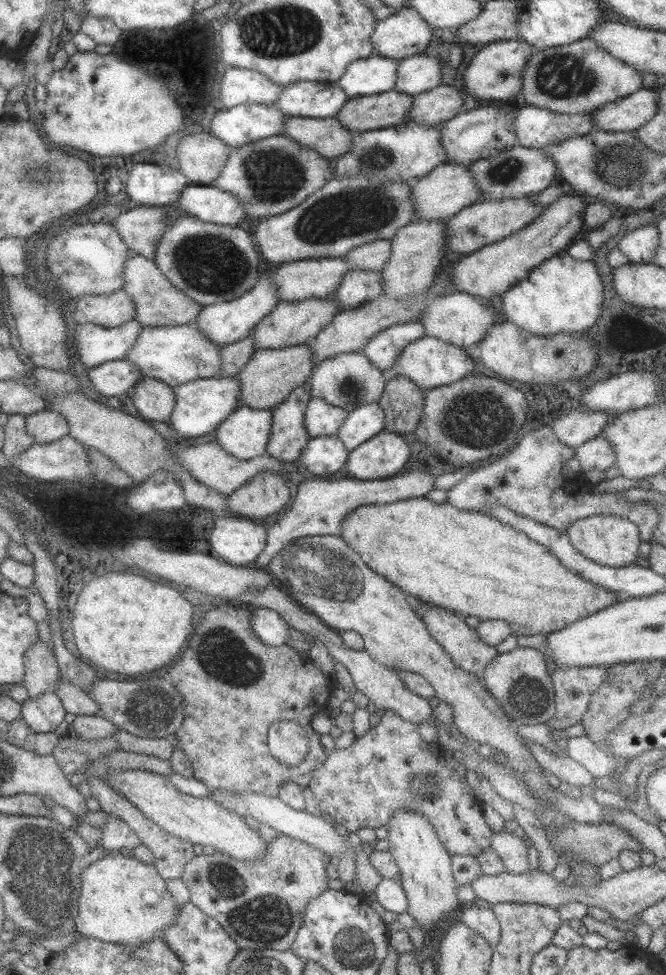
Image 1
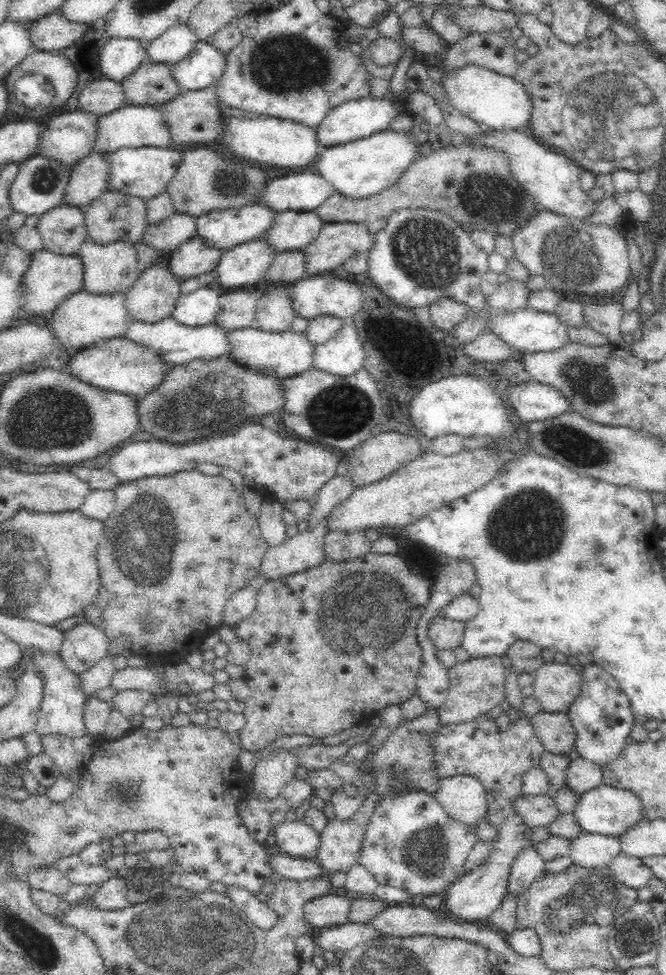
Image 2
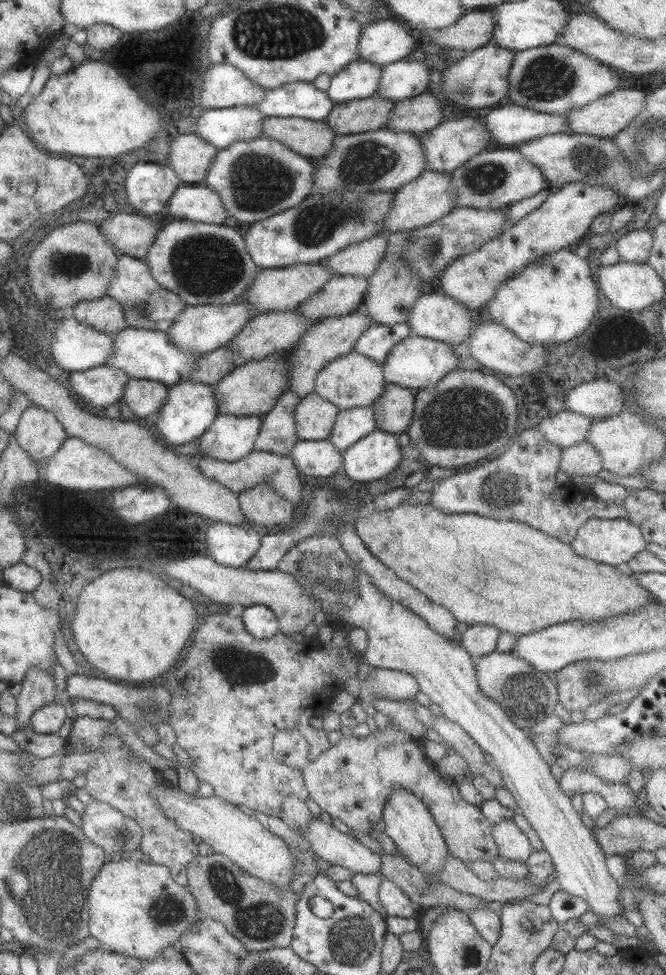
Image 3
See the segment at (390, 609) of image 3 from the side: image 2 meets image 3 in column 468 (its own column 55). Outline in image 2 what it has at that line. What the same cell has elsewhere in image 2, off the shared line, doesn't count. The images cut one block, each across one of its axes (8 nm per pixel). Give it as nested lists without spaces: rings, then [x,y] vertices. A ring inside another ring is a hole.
[[[33,650],[32,664],[43,676],[43,699],[41,700],[40,716],[34,732],[40,738],[44,736],[64,736],[72,740],[87,735],[83,722],[83,706],[88,698],[80,689],[79,675],[64,665],[59,654],[43,654]]]

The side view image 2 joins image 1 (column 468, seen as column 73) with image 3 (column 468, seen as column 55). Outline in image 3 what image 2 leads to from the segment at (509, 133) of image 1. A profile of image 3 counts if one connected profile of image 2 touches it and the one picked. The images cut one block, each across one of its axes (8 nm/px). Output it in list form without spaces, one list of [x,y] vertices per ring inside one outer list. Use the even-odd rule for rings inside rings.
[[[459,118],[459,120],[442,120],[438,126],[420,136],[420,148],[423,149],[424,171],[450,174],[455,168],[481,151],[491,148],[488,133],[483,120]]]

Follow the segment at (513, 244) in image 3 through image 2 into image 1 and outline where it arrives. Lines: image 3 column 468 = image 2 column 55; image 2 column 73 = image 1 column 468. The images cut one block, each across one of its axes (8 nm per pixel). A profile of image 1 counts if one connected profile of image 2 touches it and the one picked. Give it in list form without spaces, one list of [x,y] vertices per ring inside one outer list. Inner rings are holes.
[[[565,190],[565,195],[543,207],[541,215],[537,215],[522,229],[506,236],[506,239],[483,246],[472,254],[463,256],[457,264],[451,266],[453,289],[487,300],[502,295],[519,280],[523,281],[524,276],[527,276],[533,267],[556,255],[559,250],[565,250],[574,242],[575,236],[583,230],[583,208],[588,200],[588,196],[579,191]]]

